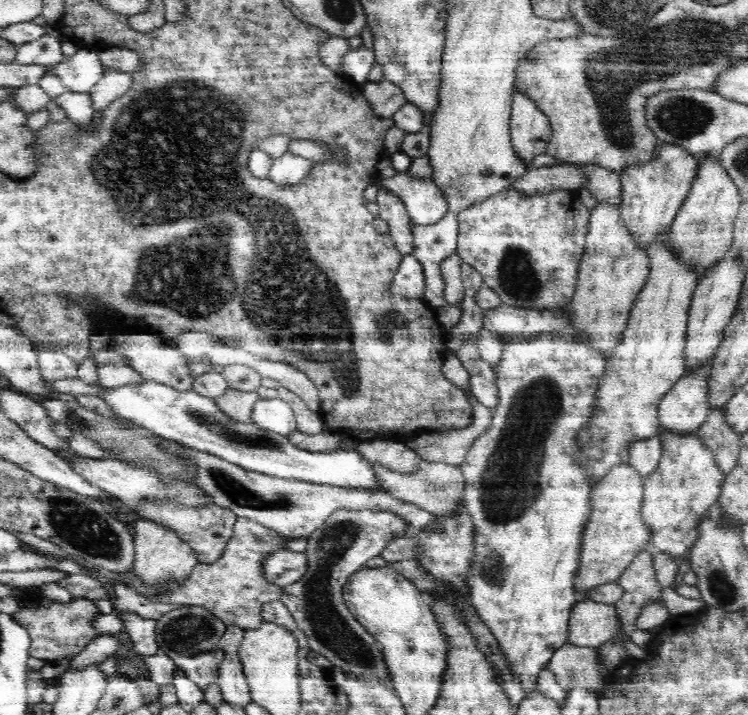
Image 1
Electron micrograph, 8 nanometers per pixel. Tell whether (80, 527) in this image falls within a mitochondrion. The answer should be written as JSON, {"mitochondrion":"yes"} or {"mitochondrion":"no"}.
{"mitochondrion":"yes"}

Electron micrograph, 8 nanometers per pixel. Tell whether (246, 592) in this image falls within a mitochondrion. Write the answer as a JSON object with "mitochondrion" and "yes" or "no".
{"mitochondrion":"no"}

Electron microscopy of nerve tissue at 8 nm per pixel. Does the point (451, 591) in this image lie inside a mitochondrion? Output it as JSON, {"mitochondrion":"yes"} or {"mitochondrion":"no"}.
{"mitochondrion":"no"}

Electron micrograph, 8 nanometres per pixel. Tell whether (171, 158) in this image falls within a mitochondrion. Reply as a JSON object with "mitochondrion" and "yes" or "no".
{"mitochondrion":"yes"}

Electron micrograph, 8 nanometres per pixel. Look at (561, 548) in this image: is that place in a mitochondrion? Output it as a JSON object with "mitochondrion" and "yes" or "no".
{"mitochondrion":"no"}

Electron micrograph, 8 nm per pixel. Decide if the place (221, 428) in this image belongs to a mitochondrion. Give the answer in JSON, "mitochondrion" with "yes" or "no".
{"mitochondrion":"yes"}

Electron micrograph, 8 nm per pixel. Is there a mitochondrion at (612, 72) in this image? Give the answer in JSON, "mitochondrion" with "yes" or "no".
{"mitochondrion":"yes"}

